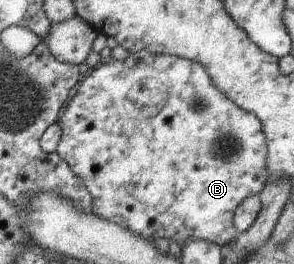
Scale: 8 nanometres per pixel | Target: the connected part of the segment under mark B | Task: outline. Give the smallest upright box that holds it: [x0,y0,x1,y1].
[56,50,269,247]

